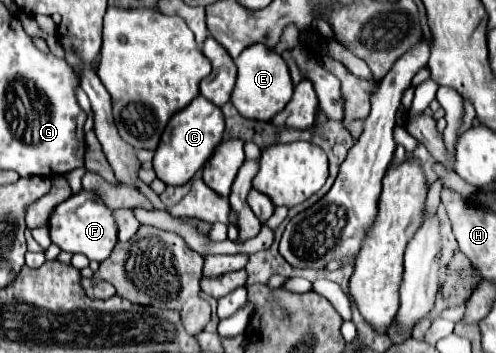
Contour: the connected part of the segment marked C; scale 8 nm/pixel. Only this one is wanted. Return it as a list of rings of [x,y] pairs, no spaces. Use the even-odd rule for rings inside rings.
[[[198,95],[190,105],[186,105],[182,111],[178,111],[166,125],[160,145],[154,155],[154,171],[158,179],[162,179],[166,185],[184,185],[188,183],[198,169],[206,165],[206,161],[212,157],[214,149],[220,145],[224,135],[224,117],[220,107],[206,101],[206,97]]]

